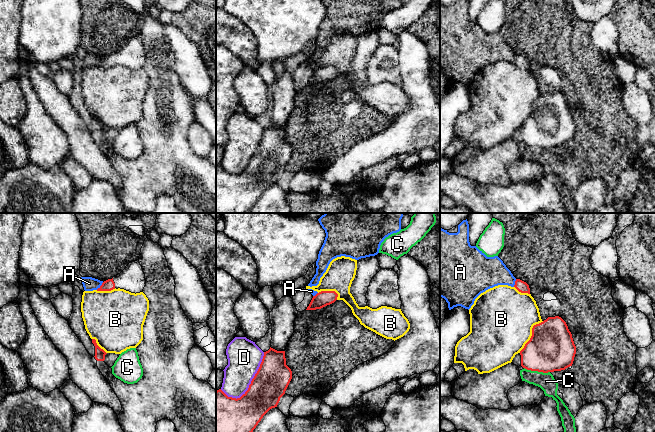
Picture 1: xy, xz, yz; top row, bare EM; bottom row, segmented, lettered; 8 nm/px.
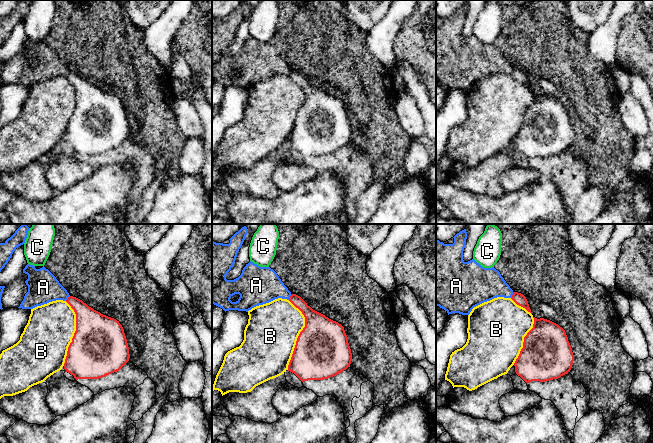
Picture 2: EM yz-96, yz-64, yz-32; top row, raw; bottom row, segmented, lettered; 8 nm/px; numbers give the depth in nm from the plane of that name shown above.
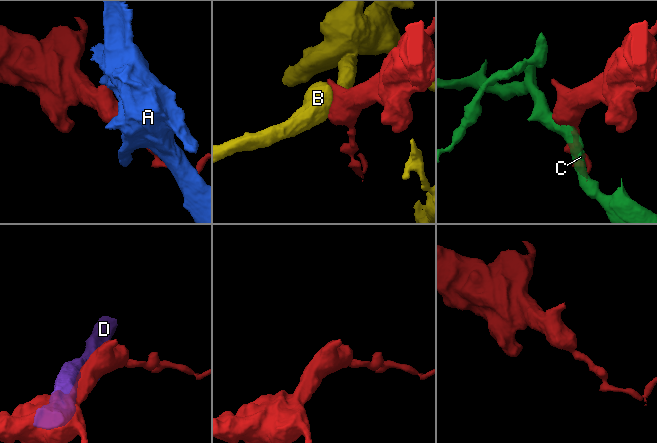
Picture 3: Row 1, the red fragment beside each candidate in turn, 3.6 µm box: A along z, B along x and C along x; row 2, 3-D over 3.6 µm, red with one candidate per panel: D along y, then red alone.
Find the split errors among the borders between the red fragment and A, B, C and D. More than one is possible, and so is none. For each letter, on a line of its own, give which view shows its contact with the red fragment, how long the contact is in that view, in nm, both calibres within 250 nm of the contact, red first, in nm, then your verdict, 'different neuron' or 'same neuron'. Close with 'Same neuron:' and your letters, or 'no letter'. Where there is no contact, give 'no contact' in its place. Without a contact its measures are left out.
A: contact in xy; length 90 nm; calibres 90 and 110 nm; different neuron
B: contact in yz; length 320 nm; calibres 380 and 480 nm; different neuron
C: contact in yz; length 220 nm; calibres 380 and 140 nm; different neuron
D: contact in xz; length 460 nm; calibres 280 and 280 nm; different neuron
Same neuron: no letter

